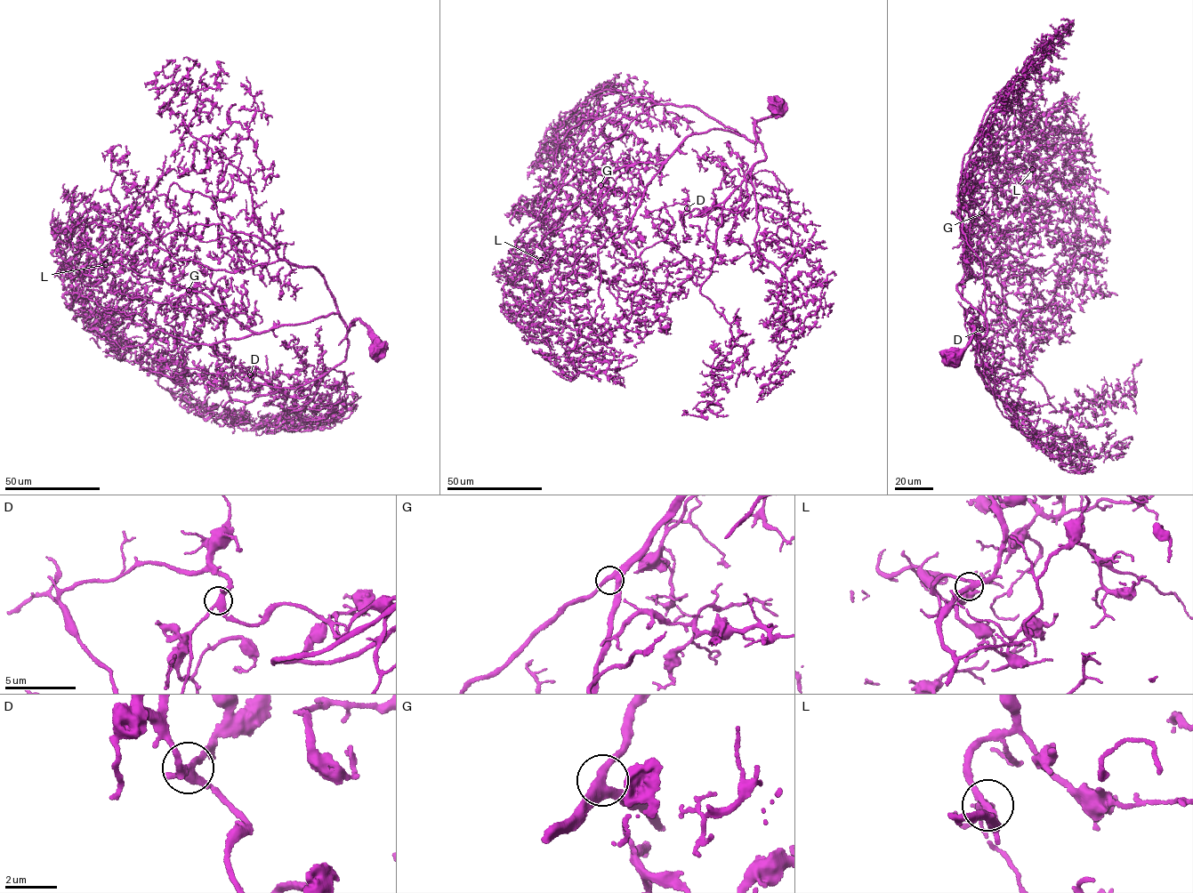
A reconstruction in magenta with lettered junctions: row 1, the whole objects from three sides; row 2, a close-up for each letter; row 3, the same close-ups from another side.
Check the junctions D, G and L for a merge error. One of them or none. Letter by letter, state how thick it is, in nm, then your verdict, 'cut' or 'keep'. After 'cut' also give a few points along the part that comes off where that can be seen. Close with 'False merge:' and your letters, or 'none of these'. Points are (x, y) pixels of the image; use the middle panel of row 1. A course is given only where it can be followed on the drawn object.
D: 320 nm thick; keep
G: 320 nm thick; keep
L: 280 nm thick; keep
False merge: none of these

